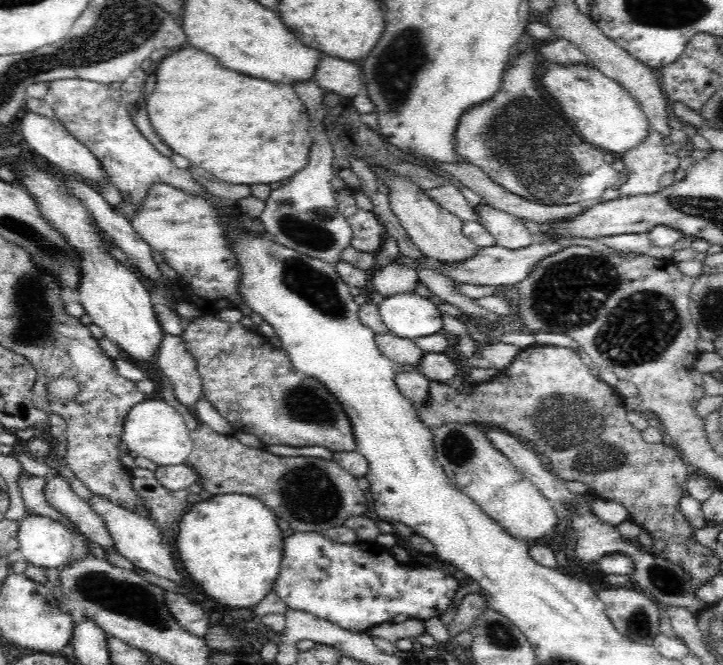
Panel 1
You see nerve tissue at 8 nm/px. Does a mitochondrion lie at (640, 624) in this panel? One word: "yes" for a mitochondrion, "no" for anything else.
yes

